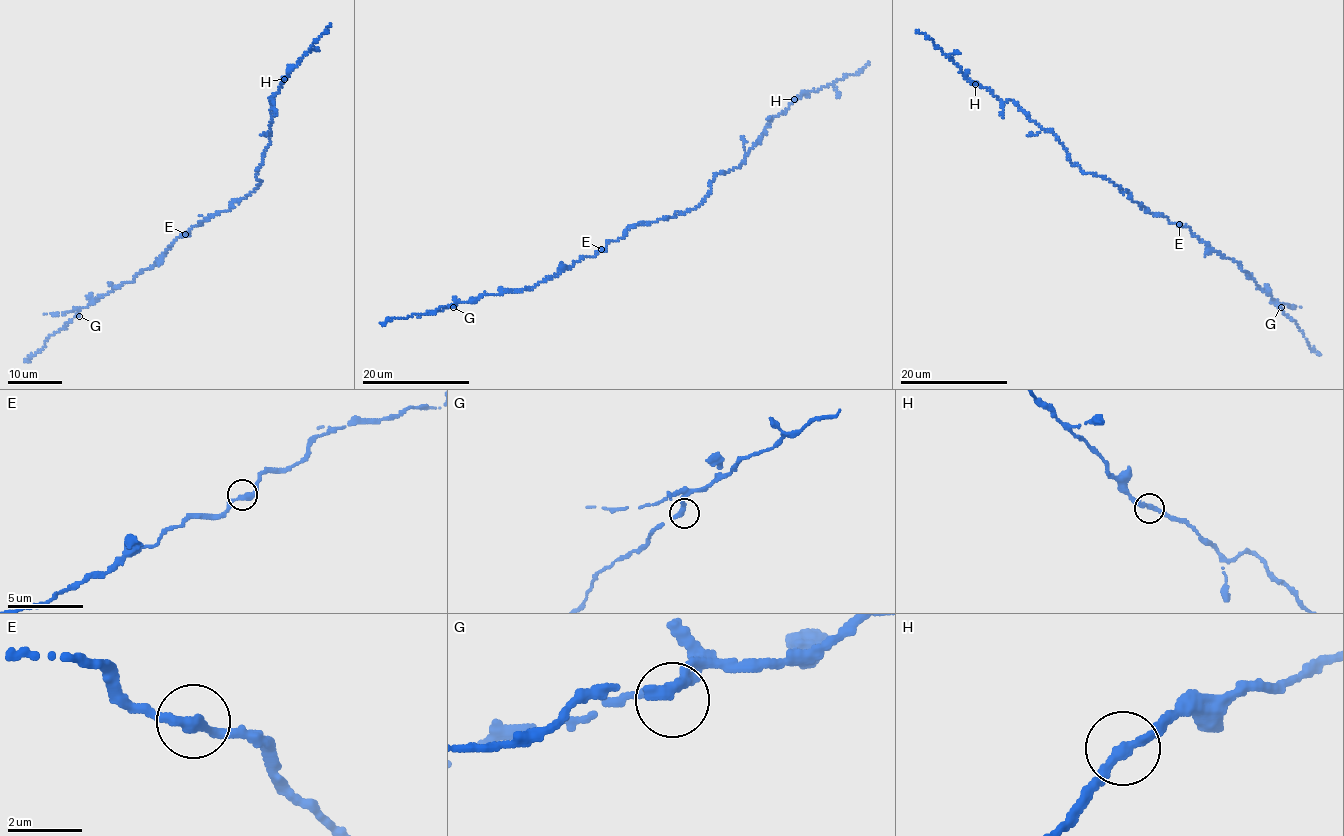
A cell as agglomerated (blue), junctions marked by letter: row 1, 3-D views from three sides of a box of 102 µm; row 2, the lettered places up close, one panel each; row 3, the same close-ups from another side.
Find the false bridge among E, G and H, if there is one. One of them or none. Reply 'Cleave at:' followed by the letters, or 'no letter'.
Cleave at: no letter

